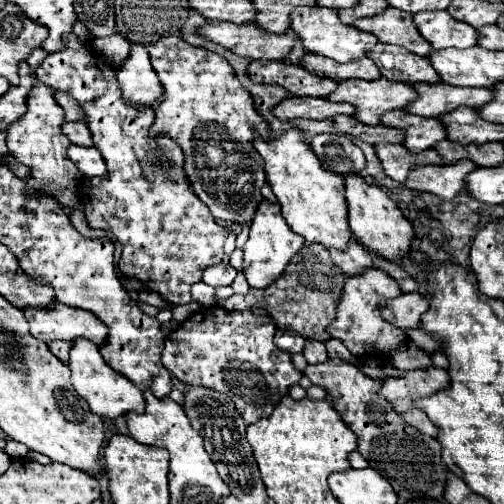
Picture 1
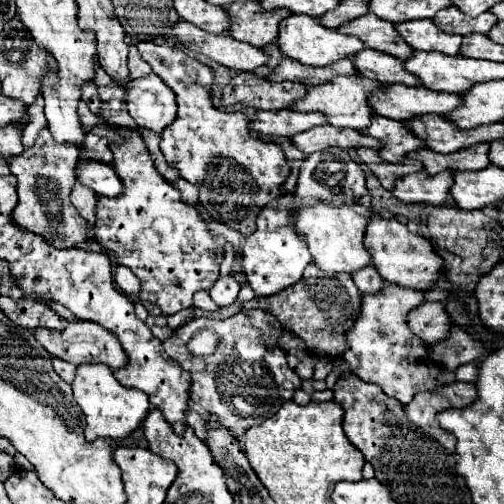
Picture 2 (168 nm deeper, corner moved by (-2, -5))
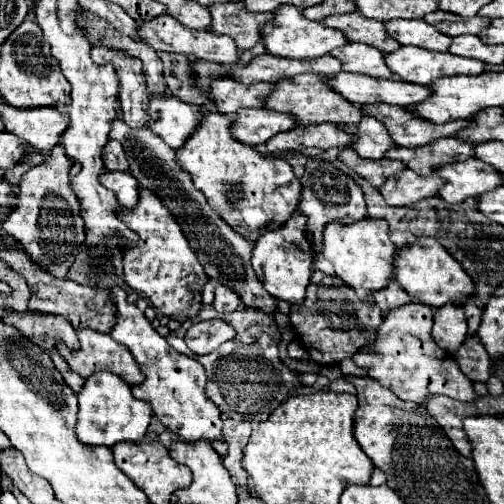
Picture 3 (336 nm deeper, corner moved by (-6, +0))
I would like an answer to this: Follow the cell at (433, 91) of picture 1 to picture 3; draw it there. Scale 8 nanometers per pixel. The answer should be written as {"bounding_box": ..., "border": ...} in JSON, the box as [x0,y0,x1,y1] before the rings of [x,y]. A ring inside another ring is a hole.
{"bounding_box":[329,73,431,105],"border":[[[337,73],[329,77],[329,85],[341,93],[345,99],[351,99],[355,105],[387,103],[387,105],[419,105],[431,97],[431,89],[397,79],[373,79],[357,73]]]}

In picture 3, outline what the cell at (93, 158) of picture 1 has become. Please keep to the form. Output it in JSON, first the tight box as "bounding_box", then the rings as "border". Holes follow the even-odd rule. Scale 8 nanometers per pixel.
{"bounding_box":[99,171,139,207],"border":[[[105,171],[105,173],[101,173],[99,181],[115,193],[115,197],[121,205],[125,205],[125,207],[137,205],[137,199],[139,199],[137,179],[129,171]]]}

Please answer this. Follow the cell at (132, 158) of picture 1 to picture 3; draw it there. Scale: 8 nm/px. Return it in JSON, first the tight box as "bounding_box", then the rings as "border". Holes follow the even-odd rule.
{"bounding_box":[119,189,207,321],"border":[[[139,189],[139,201],[133,209],[121,207],[119,217],[139,235],[137,243],[123,245],[123,277],[125,283],[147,295],[149,301],[167,317],[177,321],[193,319],[201,309],[201,287],[207,283],[205,267],[197,261],[197,253],[189,247],[179,223],[151,189]]]}

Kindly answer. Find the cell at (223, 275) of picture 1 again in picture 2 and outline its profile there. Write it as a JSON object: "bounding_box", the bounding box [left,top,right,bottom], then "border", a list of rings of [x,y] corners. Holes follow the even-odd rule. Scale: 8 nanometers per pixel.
{"bounding_box":[209,274,241,308],"border":[[[229,274],[229,276],[219,278],[219,280],[211,286],[209,294],[211,294],[213,302],[215,302],[219,308],[223,308],[223,306],[231,306],[231,304],[237,300],[239,290],[241,290],[241,286],[239,286],[239,284],[235,282],[235,278]]]}

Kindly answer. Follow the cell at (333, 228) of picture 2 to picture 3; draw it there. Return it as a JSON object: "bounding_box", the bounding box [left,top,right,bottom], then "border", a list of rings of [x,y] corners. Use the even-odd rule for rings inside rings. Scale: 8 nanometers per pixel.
{"bounding_box":[317,219,397,297],"border":[[[361,219],[351,225],[341,225],[339,221],[327,223],[323,231],[323,245],[317,255],[329,259],[335,267],[337,277],[353,287],[359,297],[367,297],[375,289],[387,285],[393,279],[393,255],[397,247],[389,239],[389,225],[385,219]]]}

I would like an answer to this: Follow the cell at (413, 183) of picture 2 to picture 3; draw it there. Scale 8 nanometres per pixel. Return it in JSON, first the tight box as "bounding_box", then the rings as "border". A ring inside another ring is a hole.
{"bounding_box":[379,169,445,205],"border":[[[405,169],[401,173],[391,175],[385,185],[379,187],[379,191],[385,197],[387,205],[411,205],[437,195],[443,185],[445,181],[437,173],[423,177],[411,169]]]}

